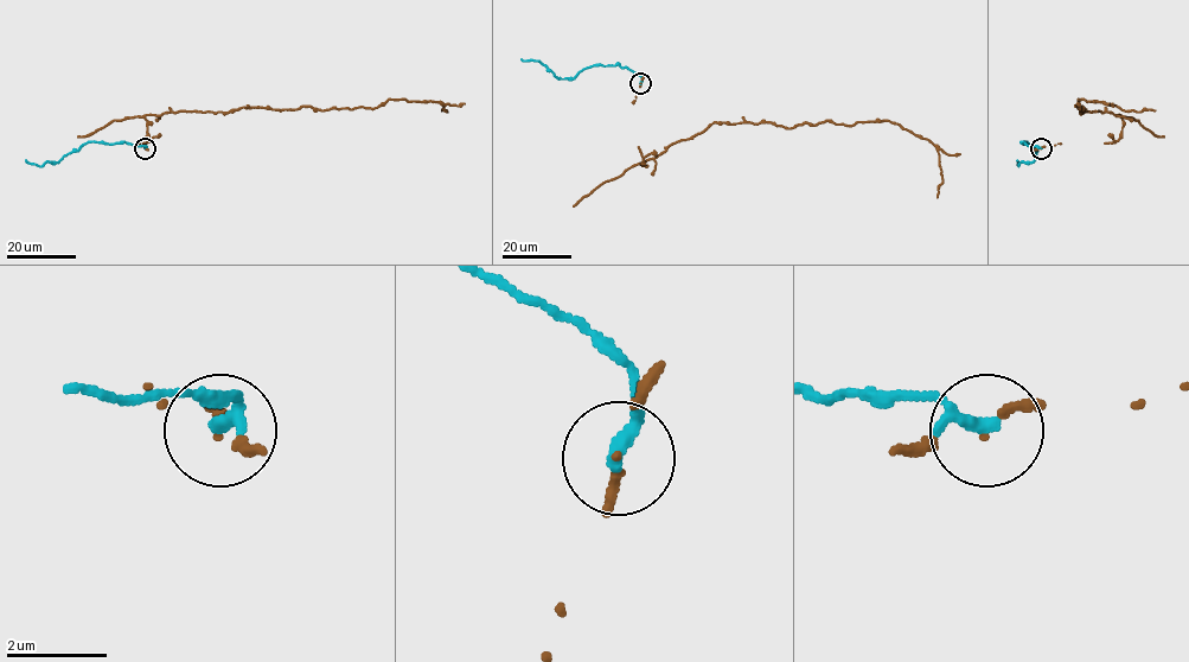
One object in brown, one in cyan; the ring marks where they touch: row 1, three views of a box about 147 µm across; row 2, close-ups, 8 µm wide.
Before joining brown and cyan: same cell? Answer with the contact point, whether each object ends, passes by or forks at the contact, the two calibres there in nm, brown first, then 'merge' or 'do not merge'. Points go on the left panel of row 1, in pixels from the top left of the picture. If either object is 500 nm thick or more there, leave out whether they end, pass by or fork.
(145, 148) | brown passes by | cyan ends | 30/280 nm | merge

